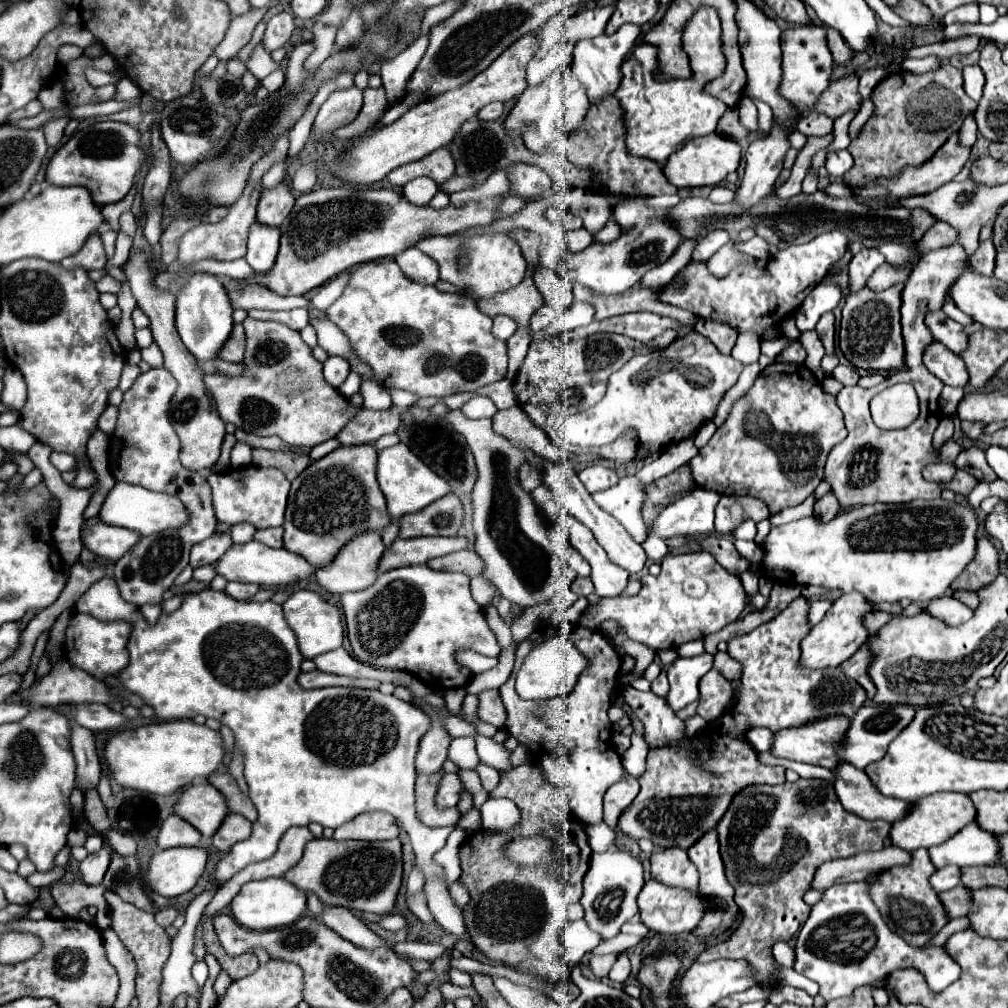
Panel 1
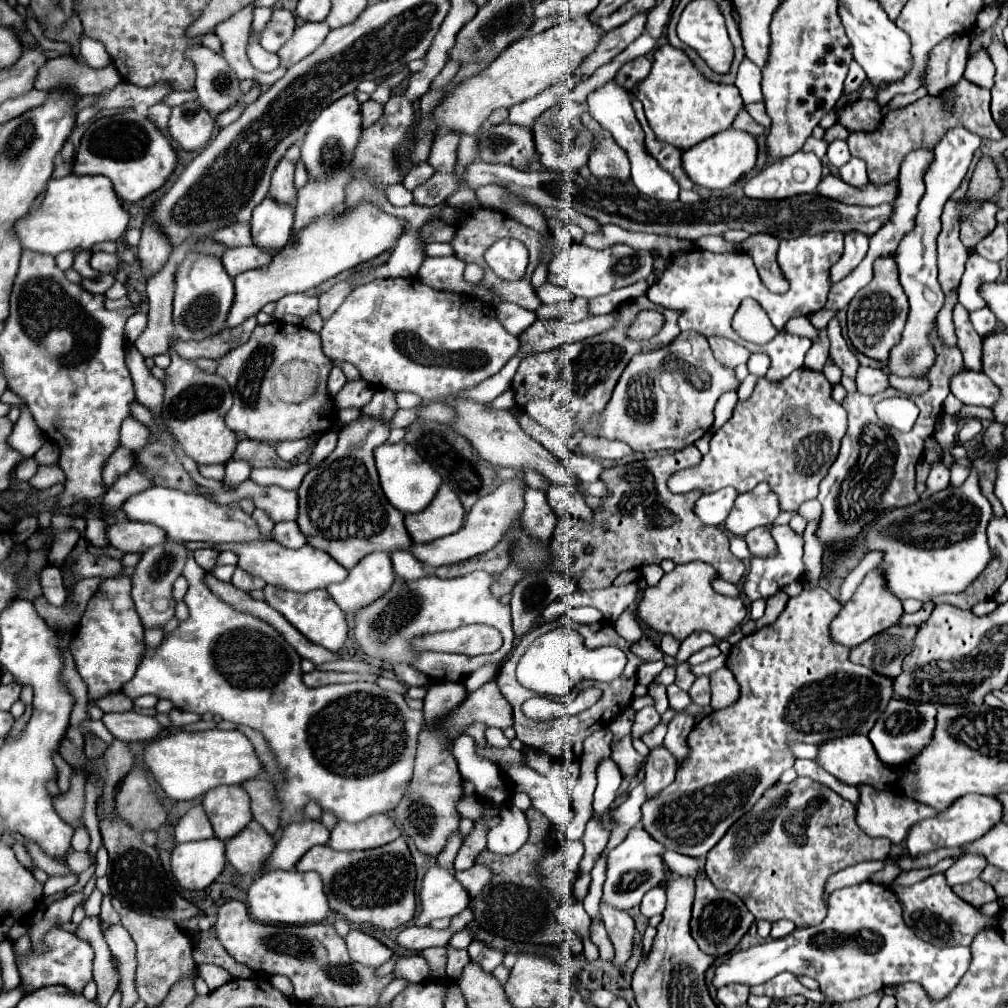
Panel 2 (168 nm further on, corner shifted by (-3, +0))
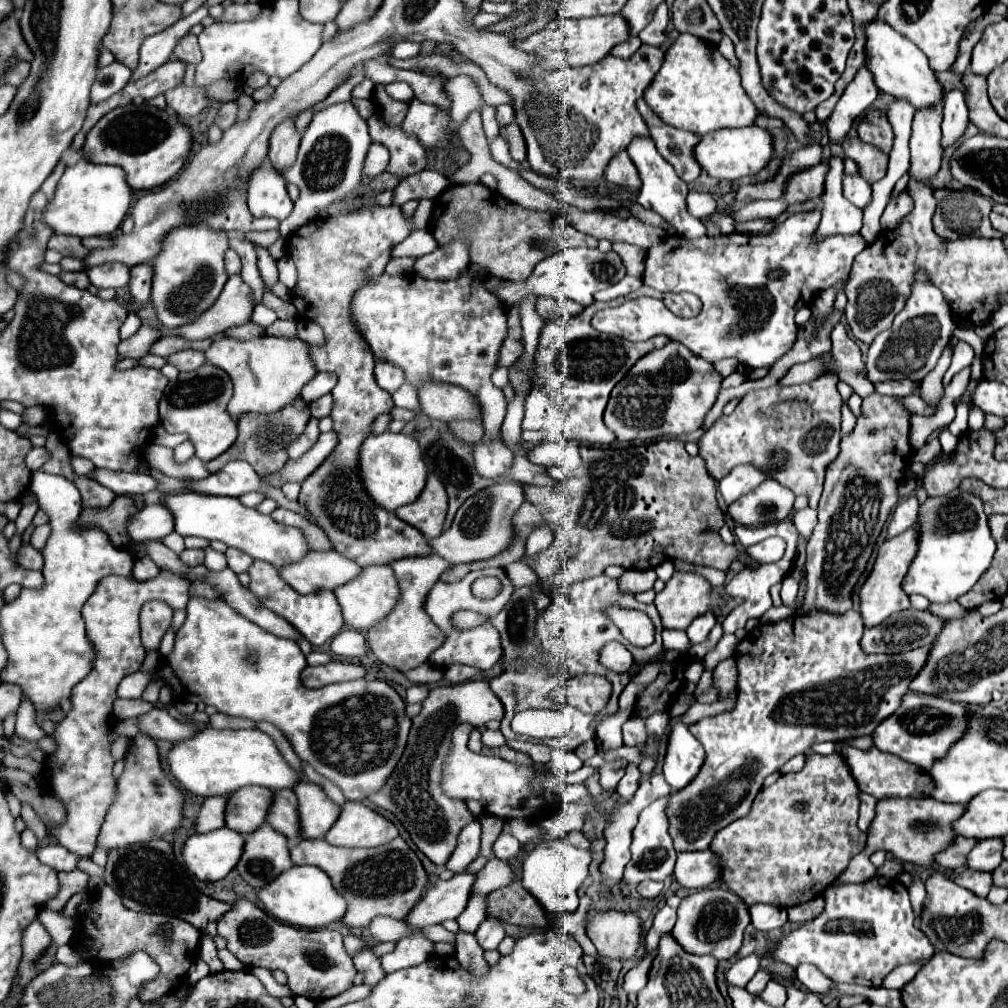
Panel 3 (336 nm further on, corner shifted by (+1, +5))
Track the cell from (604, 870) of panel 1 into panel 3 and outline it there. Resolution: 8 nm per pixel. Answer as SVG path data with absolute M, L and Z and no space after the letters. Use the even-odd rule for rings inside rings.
M668 797L656 799L654 803L650 803L638 819L638 825L634 829L634 841L632 841L632 859L626 865L624 871L624 879L626 885L638 885L644 879L654 879L654 881L664 881L666 877L670 877L674 873L674 863L676 863L676 851L672 847L672 837L668 833L668 815L666 815L666 807L668 807Z

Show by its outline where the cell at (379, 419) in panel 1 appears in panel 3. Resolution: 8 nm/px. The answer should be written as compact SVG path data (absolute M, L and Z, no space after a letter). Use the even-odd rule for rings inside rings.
M382 359L376 361L374 375L376 375L378 385L380 385L382 389L386 389L388 393L394 393L394 391L406 381L400 367L396 367L396 365L390 363L390 361L382 361Z

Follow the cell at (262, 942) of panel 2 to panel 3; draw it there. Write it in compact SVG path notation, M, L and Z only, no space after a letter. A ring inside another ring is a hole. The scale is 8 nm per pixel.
M240 899L238 903L234 903L230 913L218 919L218 935L226 939L228 951L234 953L246 967L284 971L288 975L288 987L294 995L324 1001L352 987L356 967L352 963L352 957L348 957L348 953L344 951L342 935L338 931L294 929L292 925L284 925L266 915L248 899Z

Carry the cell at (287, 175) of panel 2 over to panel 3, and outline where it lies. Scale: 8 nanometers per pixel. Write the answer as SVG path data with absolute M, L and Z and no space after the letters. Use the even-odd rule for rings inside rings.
M284 119L270 135L268 159L272 167L278 167L278 171L286 171L296 159L298 145L300 145L300 133L296 131L294 119Z

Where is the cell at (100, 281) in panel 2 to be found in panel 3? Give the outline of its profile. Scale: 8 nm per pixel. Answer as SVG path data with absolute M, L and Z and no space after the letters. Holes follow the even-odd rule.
M80 271L80 273L60 273L58 275L64 283L70 283L70 285L74 285L74 287L78 287L78 289L86 289L88 285L90 285L90 281L88 281L88 275L84 273L84 271Z

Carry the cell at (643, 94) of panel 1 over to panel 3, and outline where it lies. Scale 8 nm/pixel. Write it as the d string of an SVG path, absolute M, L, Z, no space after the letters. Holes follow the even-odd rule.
M682 33L666 51L662 69L646 89L644 99L654 107L654 111L658 111L662 121L678 129L694 131L700 137L722 127L754 125L760 115L752 99L742 89L736 67L716 53L710 43L690 33Z

